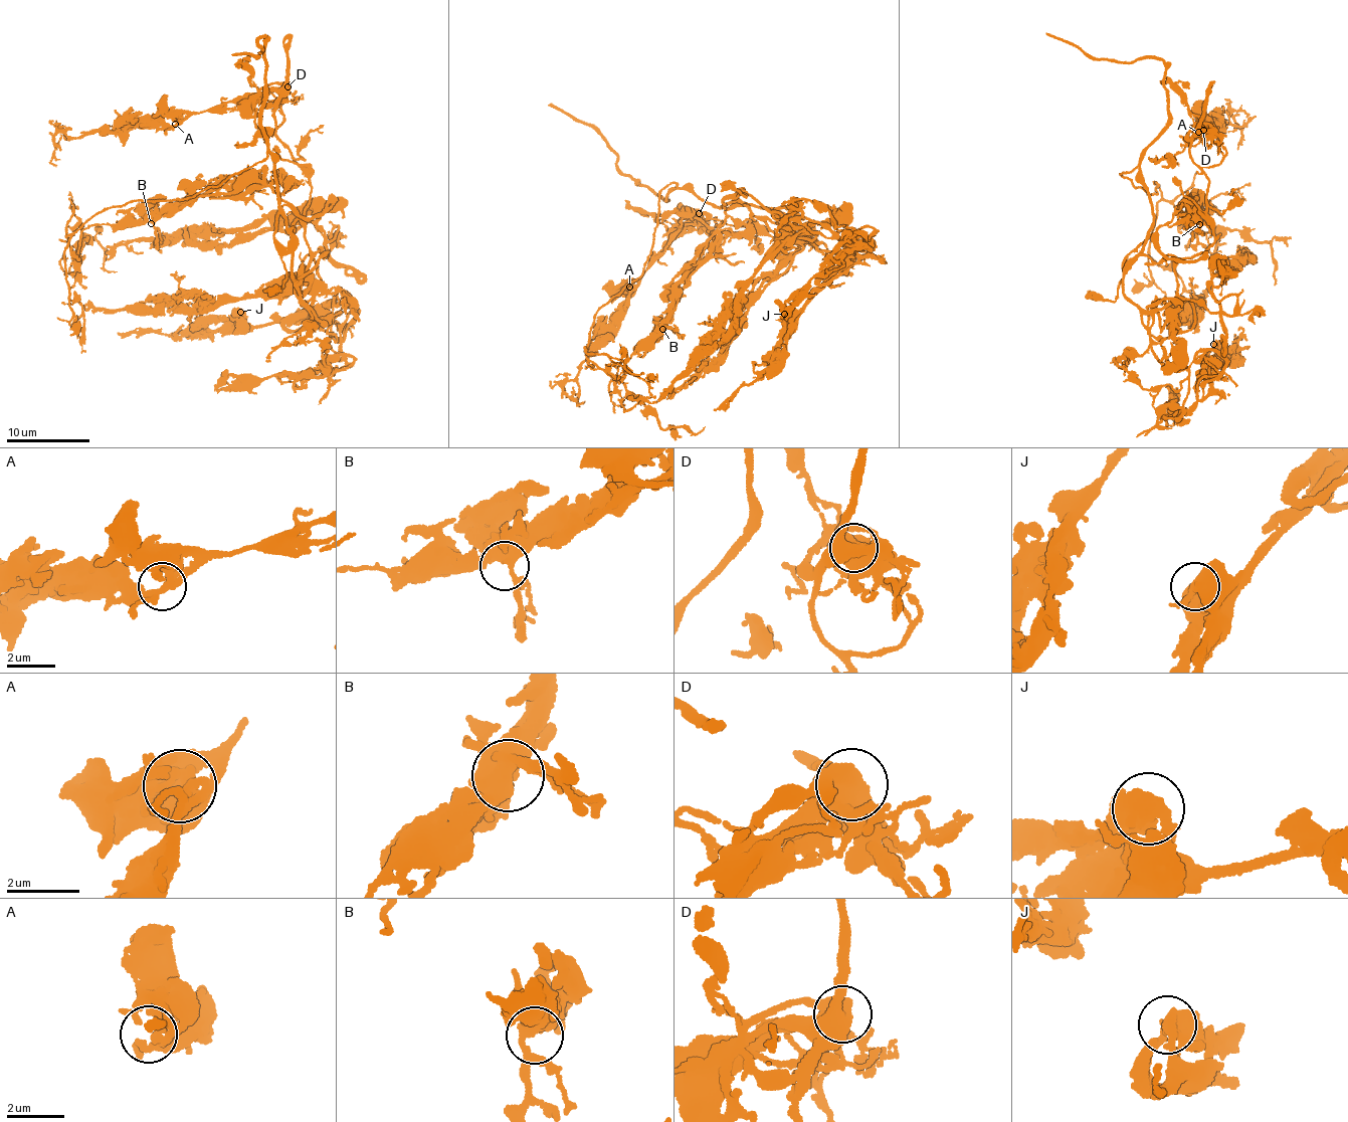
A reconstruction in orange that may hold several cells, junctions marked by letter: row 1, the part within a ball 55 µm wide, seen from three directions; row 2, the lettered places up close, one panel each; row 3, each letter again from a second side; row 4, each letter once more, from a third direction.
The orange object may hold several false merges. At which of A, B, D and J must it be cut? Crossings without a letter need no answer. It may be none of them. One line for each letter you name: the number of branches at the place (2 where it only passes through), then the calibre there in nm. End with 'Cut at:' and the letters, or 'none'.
Cut at: none

